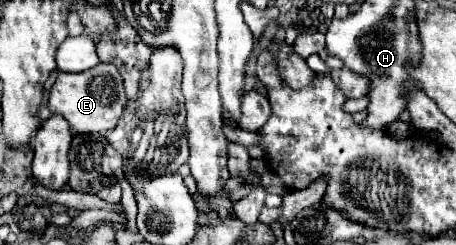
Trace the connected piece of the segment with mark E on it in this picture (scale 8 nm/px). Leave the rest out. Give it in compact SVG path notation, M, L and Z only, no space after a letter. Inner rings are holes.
M98 64L78 74L58 72L58 78L50 90L50 100L48 100L50 112L64 116L70 122L72 130L78 134L114 130L126 104L128 104L128 96L124 90L124 82L114 64Z

